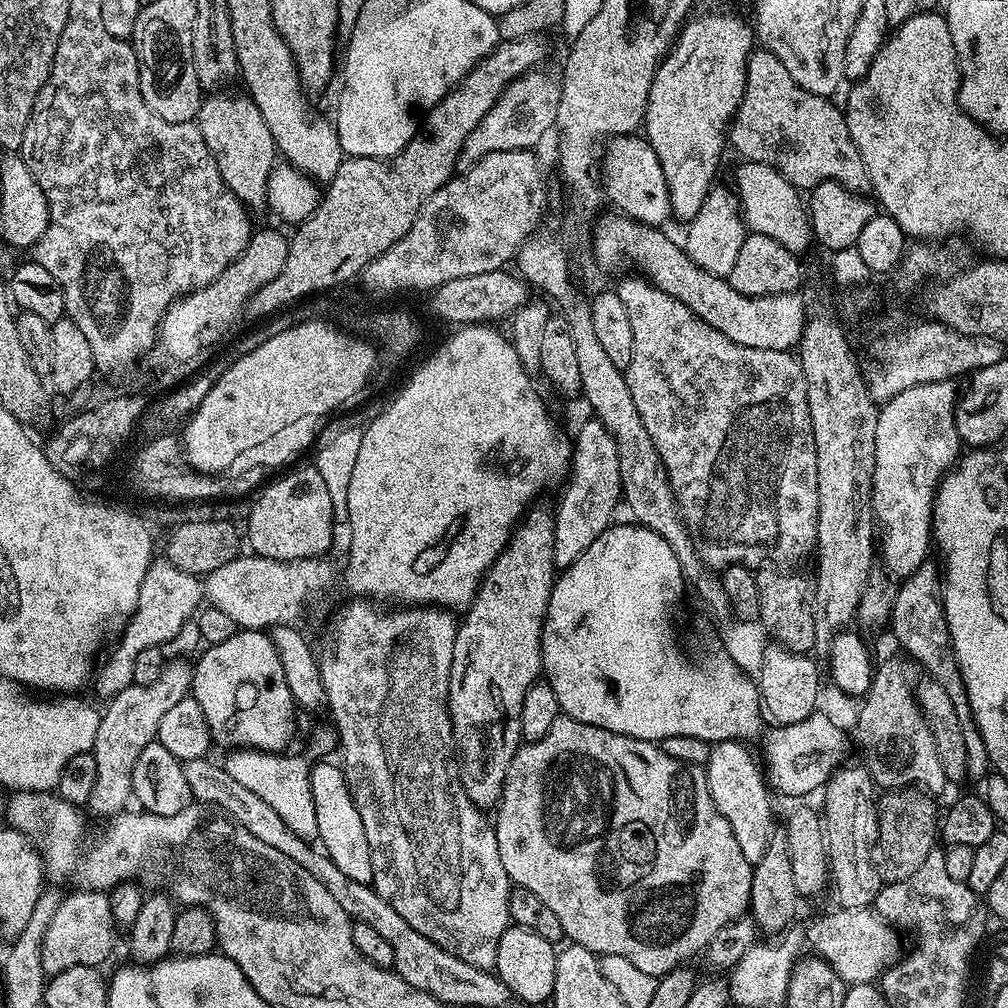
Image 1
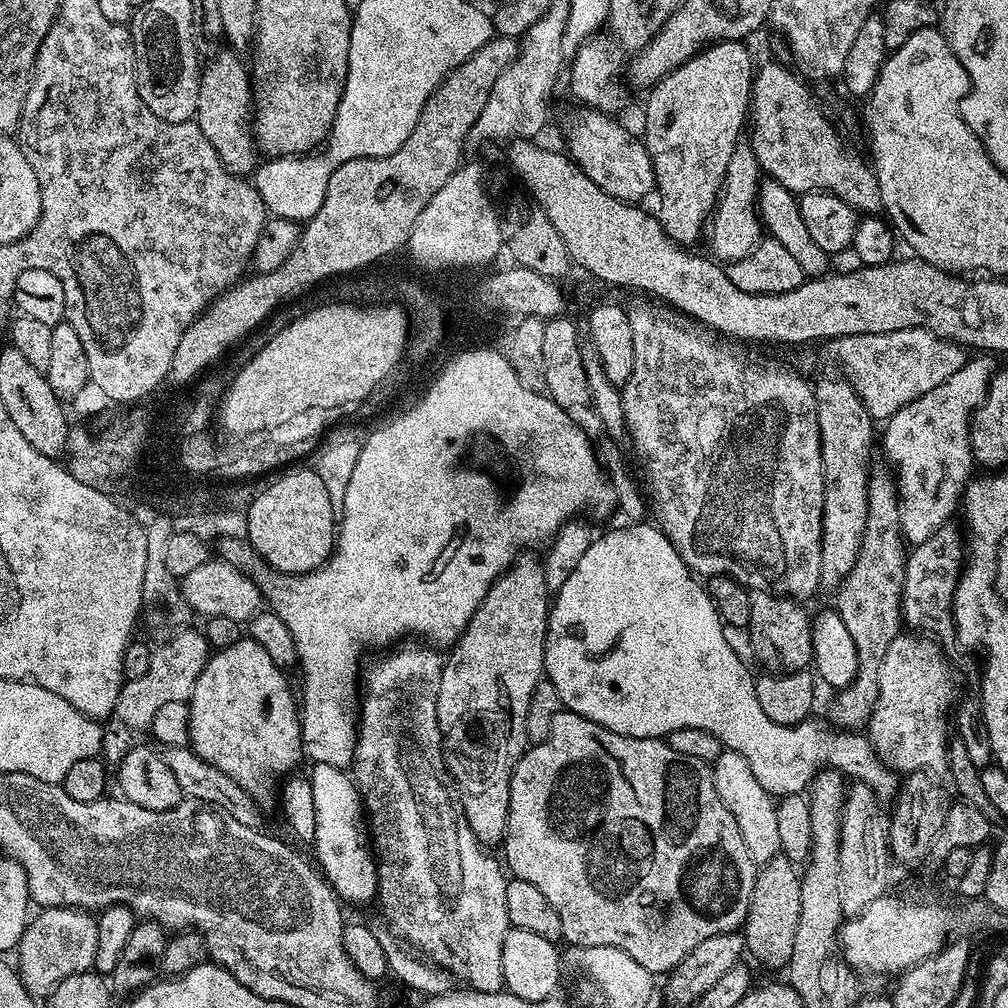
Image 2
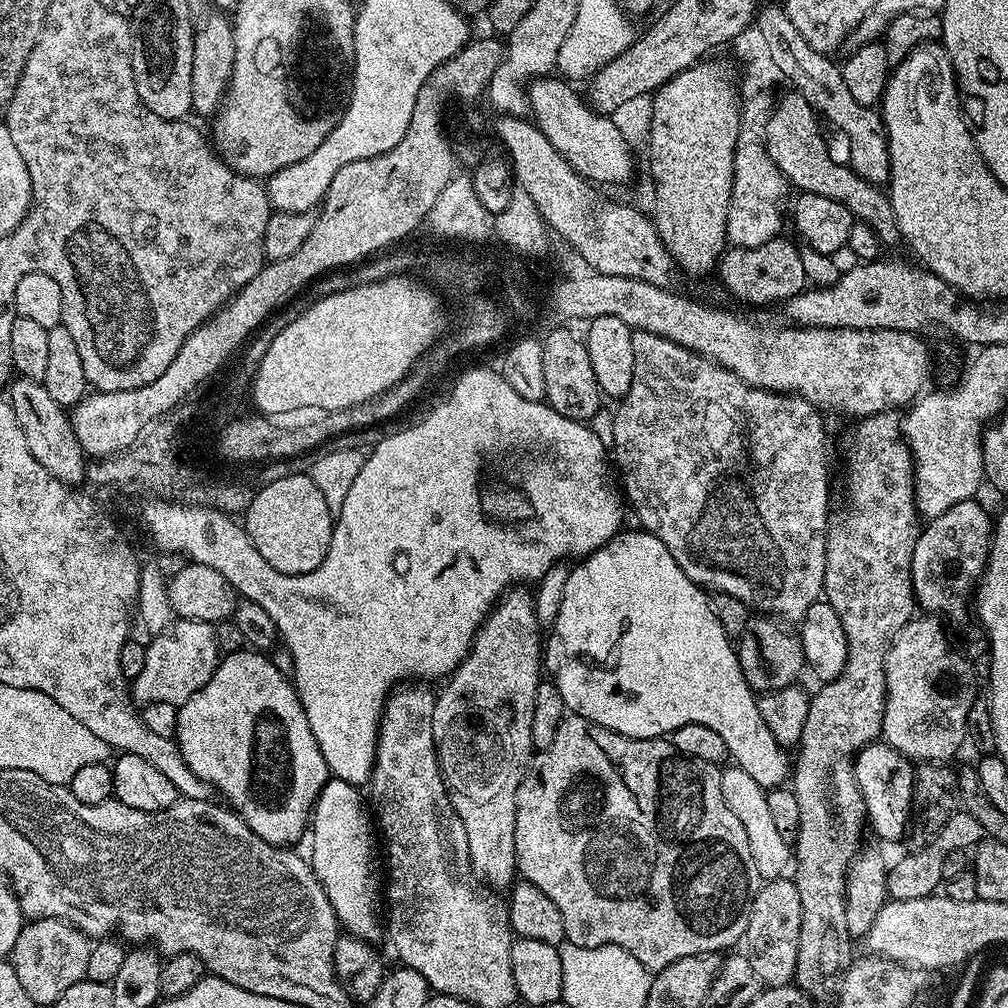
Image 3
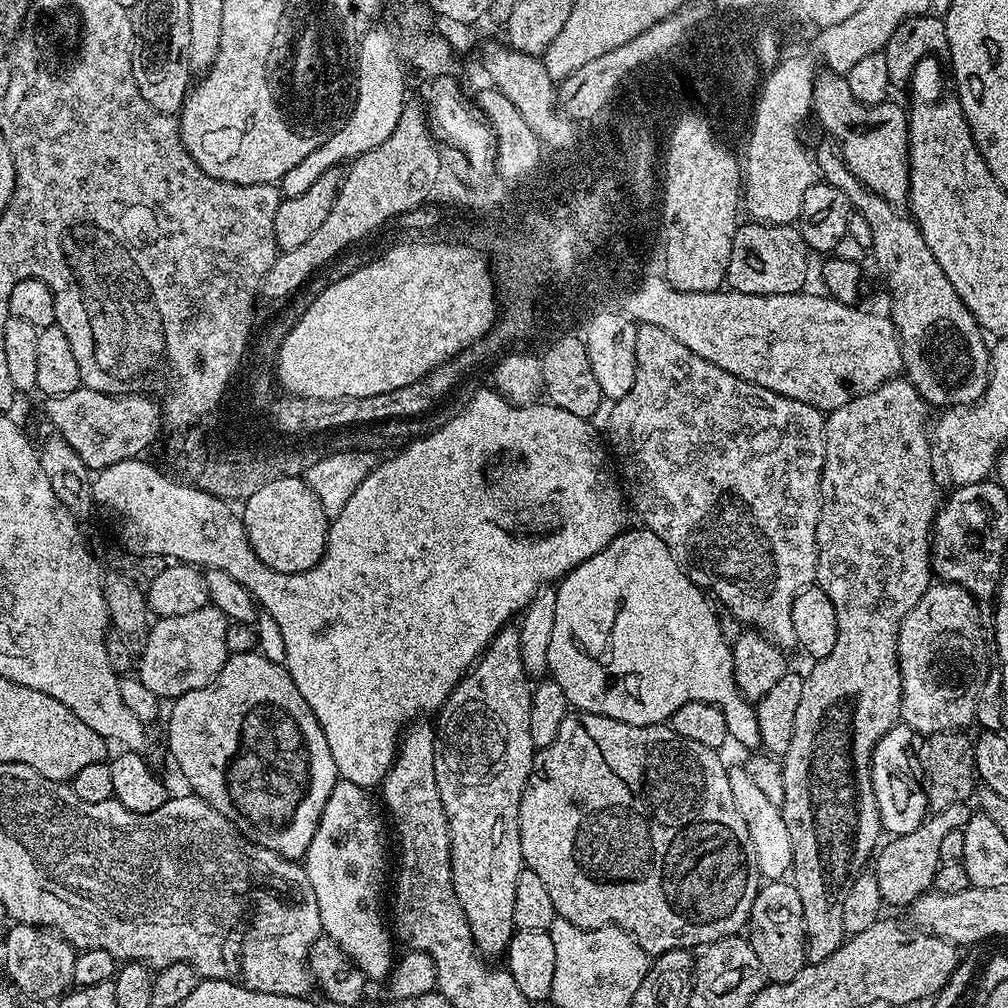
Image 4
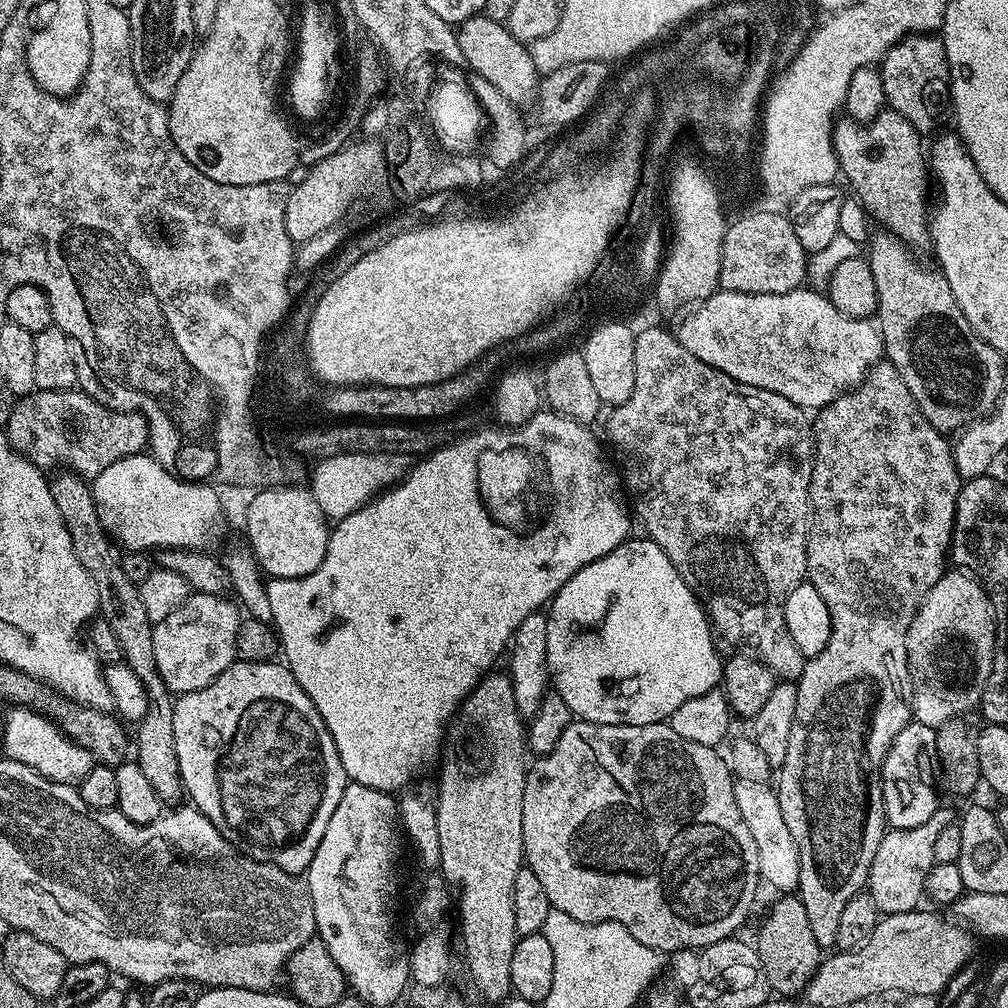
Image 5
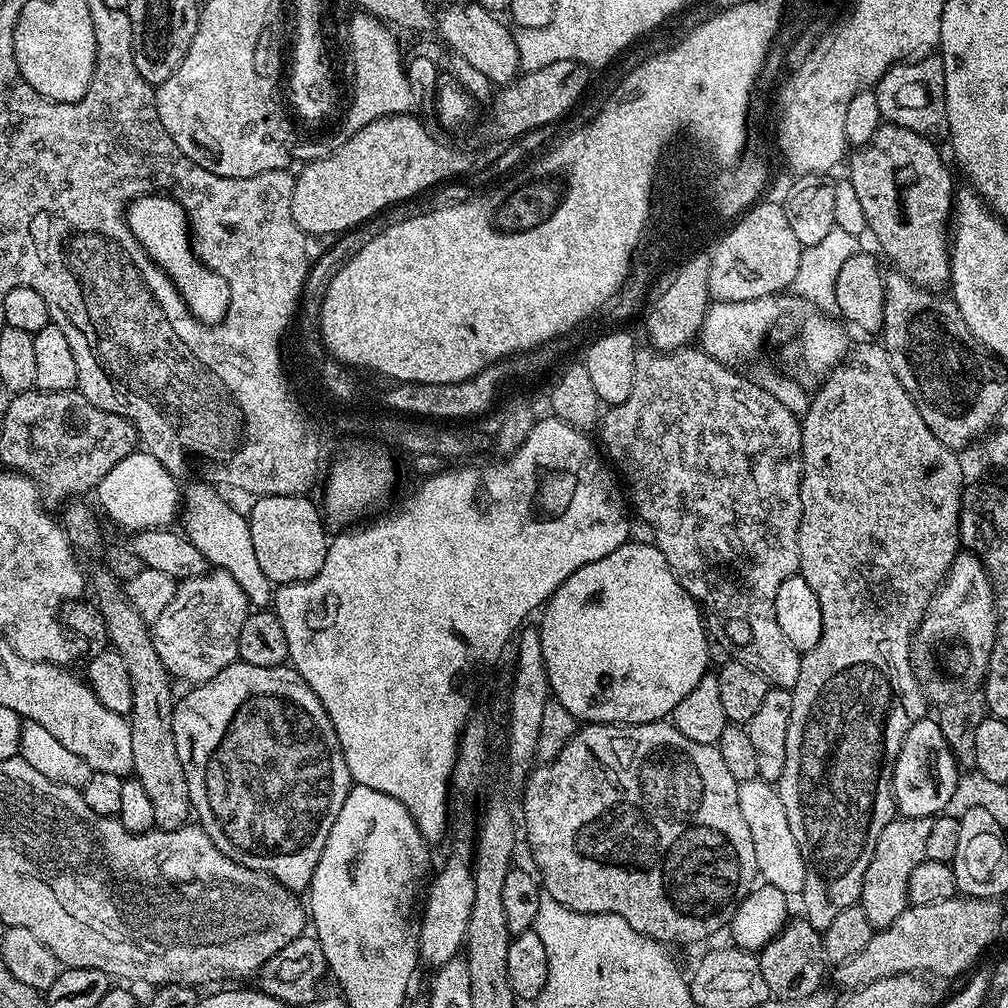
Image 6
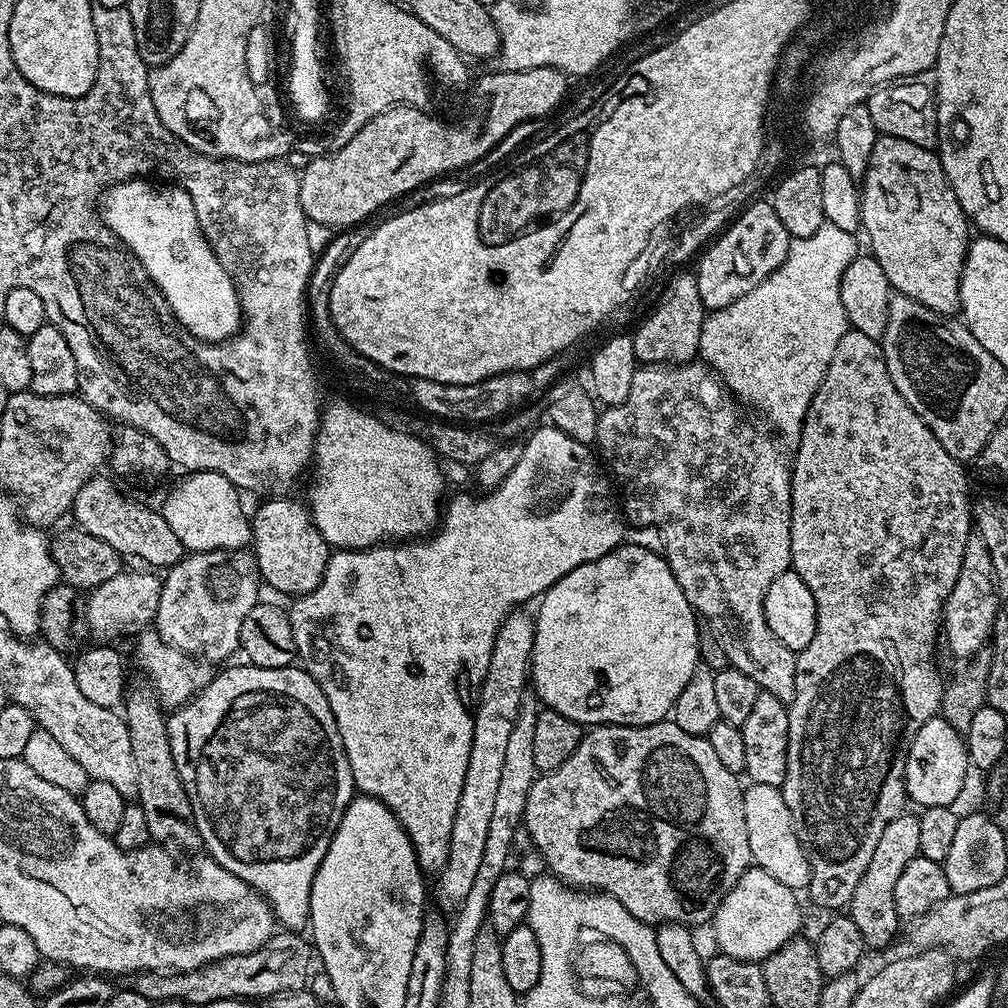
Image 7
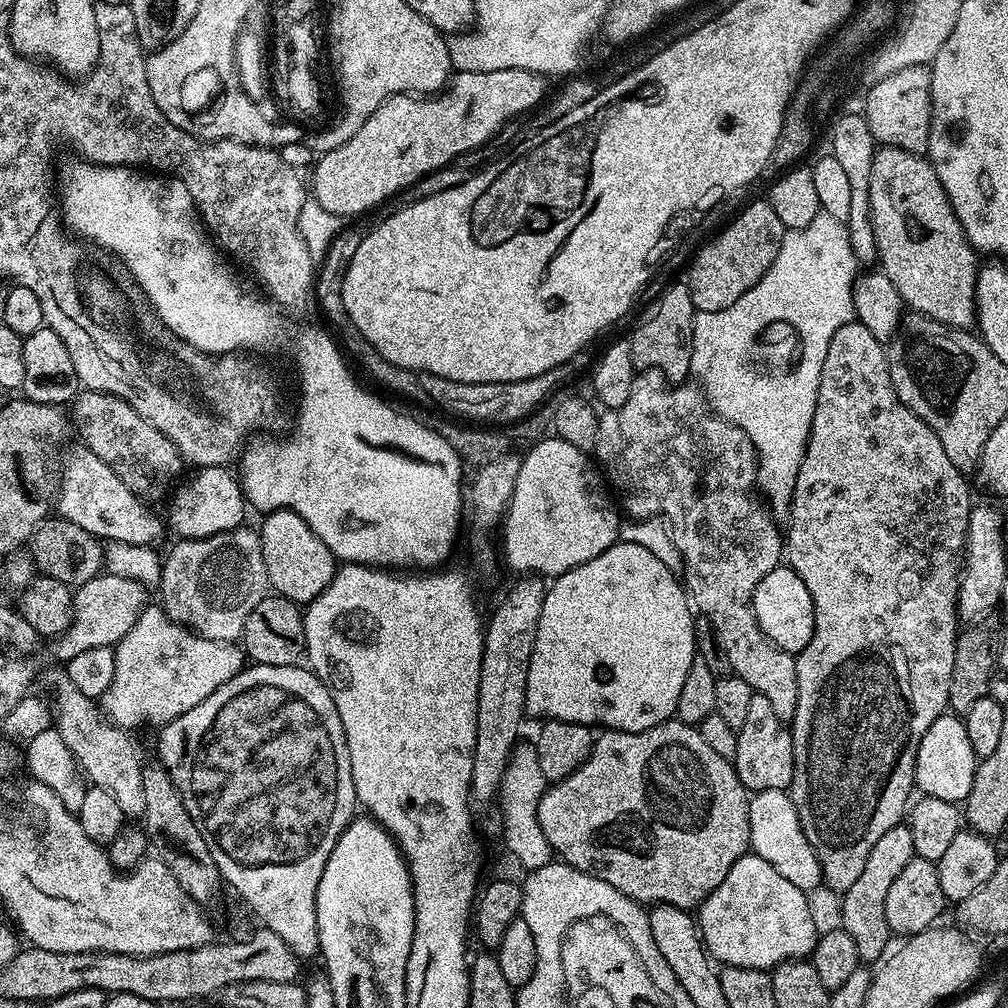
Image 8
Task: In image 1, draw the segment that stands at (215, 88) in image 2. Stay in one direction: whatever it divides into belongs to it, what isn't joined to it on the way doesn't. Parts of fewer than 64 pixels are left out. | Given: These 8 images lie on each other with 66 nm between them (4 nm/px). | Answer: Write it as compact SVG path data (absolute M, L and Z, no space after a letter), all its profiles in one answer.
M224 90L217 92L220 92L217 96L205 95L201 99L200 112L194 122L200 127L210 154L214 154L214 162L218 162L218 174L222 174L222 182L226 182L226 186L244 203L245 208L263 209L268 202L266 182L278 163L270 126L266 126L262 110L258 110L251 96L227 96Z

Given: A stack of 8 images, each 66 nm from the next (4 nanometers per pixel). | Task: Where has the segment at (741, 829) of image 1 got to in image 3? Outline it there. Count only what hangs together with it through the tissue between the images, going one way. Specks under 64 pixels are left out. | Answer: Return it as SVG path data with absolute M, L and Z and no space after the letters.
M739 766L724 768L720 774L722 782L722 798L726 798L726 806L734 810L738 822L746 830L746 839L750 841L750 855L754 858L754 866L758 869L761 881L774 880L785 875L784 867L790 864L790 841L782 838L774 817L770 814L770 802L766 788L758 783L746 770Z

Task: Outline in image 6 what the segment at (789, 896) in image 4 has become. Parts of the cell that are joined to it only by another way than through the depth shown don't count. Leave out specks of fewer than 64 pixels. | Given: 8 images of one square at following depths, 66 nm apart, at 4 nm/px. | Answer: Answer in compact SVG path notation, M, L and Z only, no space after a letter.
M803 918L789 919L784 929L767 946L759 949L762 978L766 978L769 993L778 1000L805 1000L821 991L824 980L824 937L821 929L815 928Z

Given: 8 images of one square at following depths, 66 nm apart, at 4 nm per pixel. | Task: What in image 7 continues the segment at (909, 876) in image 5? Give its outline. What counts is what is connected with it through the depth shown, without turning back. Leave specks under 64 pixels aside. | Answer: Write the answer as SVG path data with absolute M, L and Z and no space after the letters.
M905 814L894 818L894 822L890 822L890 826L882 830L882 838L878 838L878 846L874 846L870 866L866 866L866 874L862 874L862 882L858 882L847 906L847 915L858 926L869 949L886 947L895 938L896 931L902 927L900 915L894 906L894 888L898 886L898 878L902 878L902 870L906 870L911 860L920 855L919 822L919 815Z

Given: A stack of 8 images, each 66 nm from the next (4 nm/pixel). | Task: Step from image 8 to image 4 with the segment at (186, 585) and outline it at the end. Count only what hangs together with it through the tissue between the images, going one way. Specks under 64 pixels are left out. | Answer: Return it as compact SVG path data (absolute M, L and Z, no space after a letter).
M215 606L194 610L194 614L159 617L149 627L144 649L138 652L138 679L142 686L161 698L175 698L209 684L230 655L226 646L229 623Z

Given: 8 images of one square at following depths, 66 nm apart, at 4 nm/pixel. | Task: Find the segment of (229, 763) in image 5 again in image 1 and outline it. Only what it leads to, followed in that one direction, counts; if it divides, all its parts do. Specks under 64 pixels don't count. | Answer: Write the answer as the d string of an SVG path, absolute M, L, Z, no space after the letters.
M237 630L234 638L226 642L207 645L200 661L195 661L190 694L206 714L206 726L217 745L229 744L229 749L256 748L262 752L283 753L292 740L296 724L292 721L294 701L290 686L286 686L286 674L278 658L271 635L264 630Z

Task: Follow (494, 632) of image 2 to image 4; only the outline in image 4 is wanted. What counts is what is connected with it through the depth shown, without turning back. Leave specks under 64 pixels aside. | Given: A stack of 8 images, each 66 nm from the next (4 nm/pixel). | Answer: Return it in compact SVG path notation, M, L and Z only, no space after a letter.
M515 627L503 628L490 642L487 652L468 669L468 673L461 678L457 688L449 694L446 702L434 716L434 778L438 782L438 794L442 798L442 806L446 810L448 819L448 833L450 834L450 862L452 863L452 881L454 894L458 898L458 906L462 906L462 914L466 914L466 922L470 926L470 934L474 938L476 951L485 958L491 956L503 957L508 951L508 943L512 941L516 923L514 922L514 890L518 886L518 874L524 868L522 858L522 844L518 830L518 810L522 802L524 787L528 776L532 772L532 758L534 749L530 742L530 702L532 701L533 685L524 673L520 661L520 633Z

